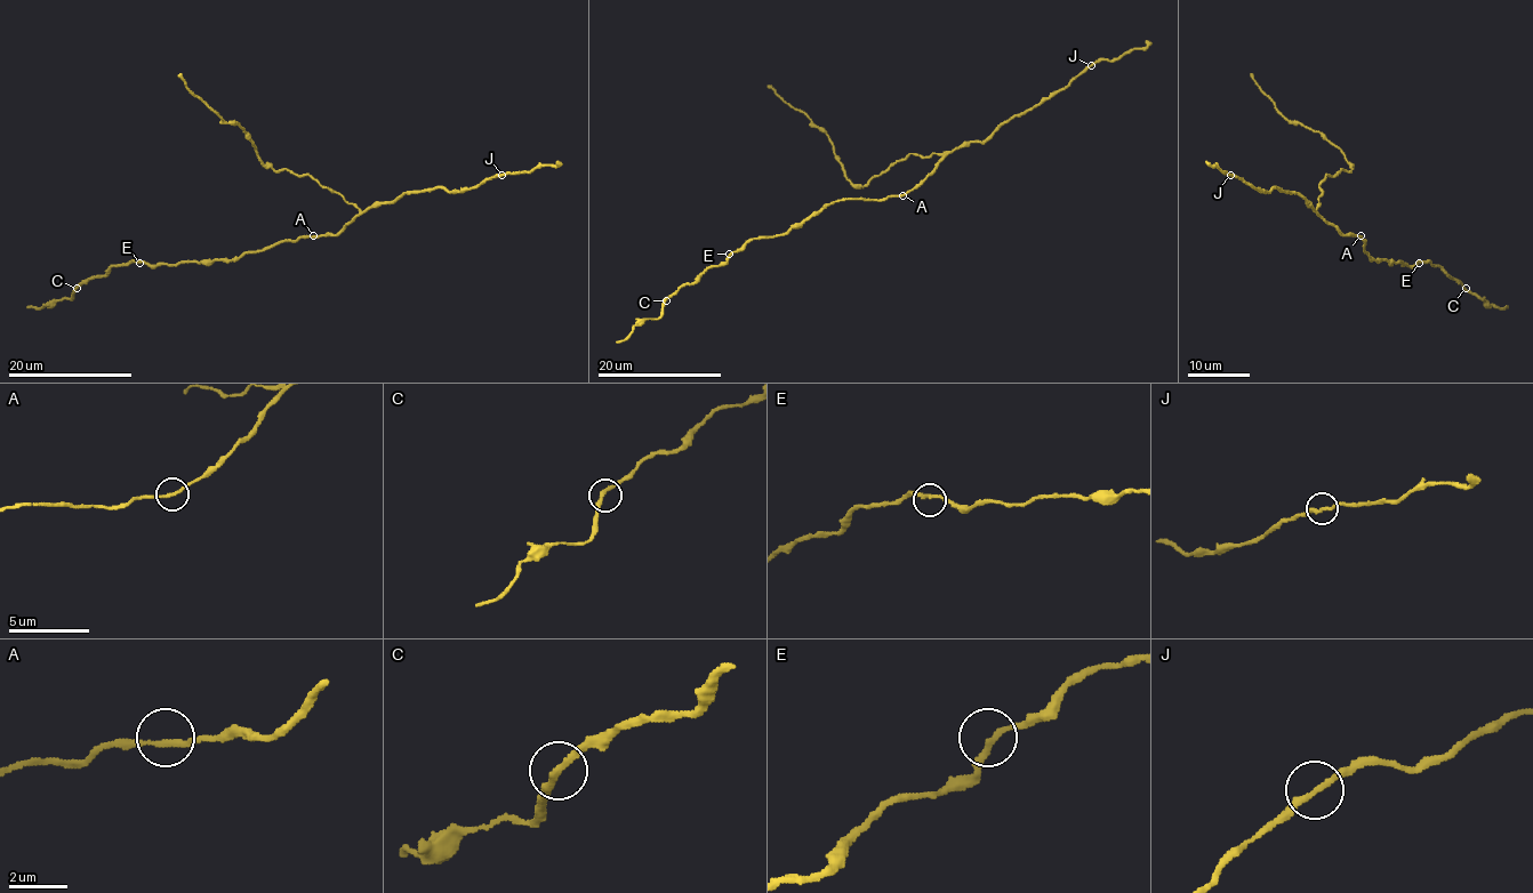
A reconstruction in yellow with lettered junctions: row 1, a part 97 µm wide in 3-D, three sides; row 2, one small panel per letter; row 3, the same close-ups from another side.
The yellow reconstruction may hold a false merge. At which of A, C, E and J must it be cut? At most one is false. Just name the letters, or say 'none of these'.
none of these

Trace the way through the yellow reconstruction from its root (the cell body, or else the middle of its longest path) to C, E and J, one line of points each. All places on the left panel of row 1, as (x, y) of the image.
C: (313, 236), (278, 241), (231, 260), (113, 265), (104, 275), (94, 275), (77, 288)
E: (313, 236), (278, 241), (262, 250), (248, 250), (231, 260), (153, 266), (139, 263)
J: (313, 236), (335, 235), (364, 210), (382, 202), (394, 202), (404, 193), (438, 187), (464, 192), (500, 175)

